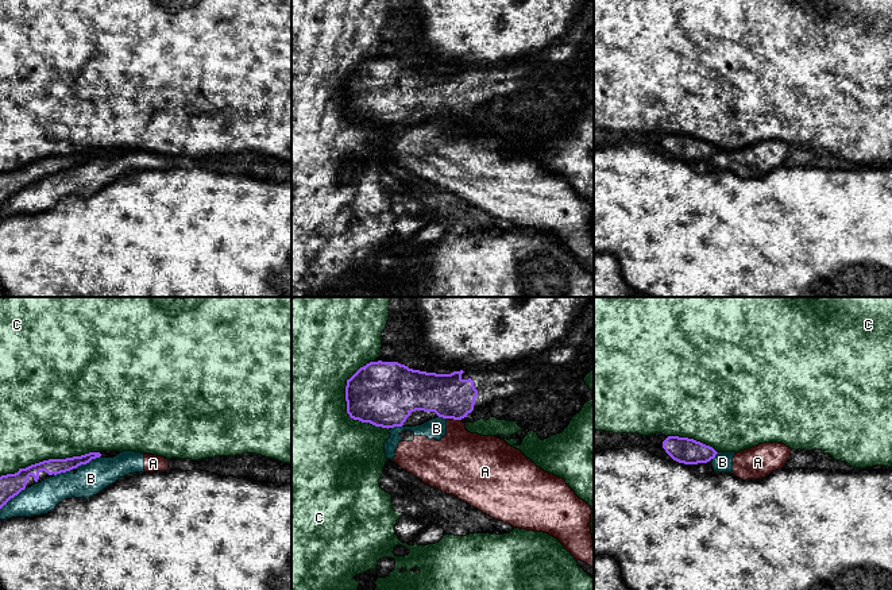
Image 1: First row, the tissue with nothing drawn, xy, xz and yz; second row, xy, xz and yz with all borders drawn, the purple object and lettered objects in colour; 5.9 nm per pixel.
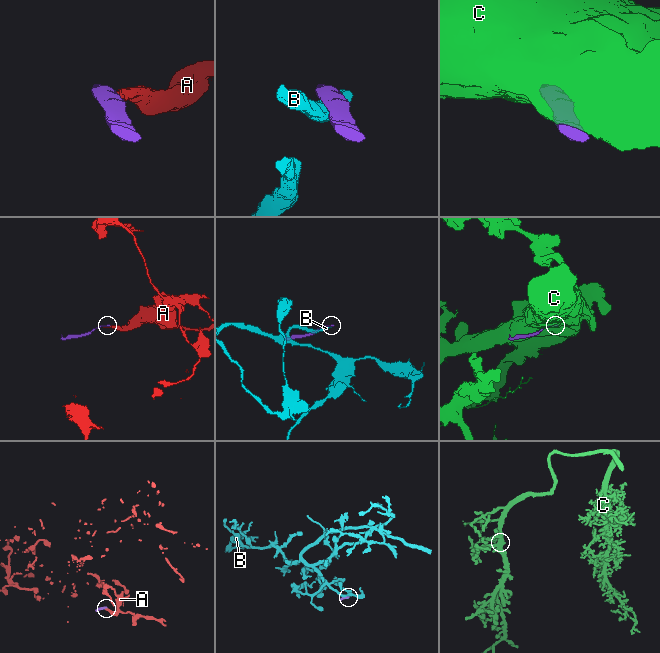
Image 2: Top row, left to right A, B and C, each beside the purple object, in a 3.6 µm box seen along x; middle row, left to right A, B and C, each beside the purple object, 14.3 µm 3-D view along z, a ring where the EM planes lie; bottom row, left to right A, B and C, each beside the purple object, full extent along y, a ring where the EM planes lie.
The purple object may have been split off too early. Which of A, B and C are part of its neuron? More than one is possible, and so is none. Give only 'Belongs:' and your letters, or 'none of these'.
Belongs: none of these

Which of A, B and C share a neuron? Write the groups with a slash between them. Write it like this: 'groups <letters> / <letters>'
groups A B / C

